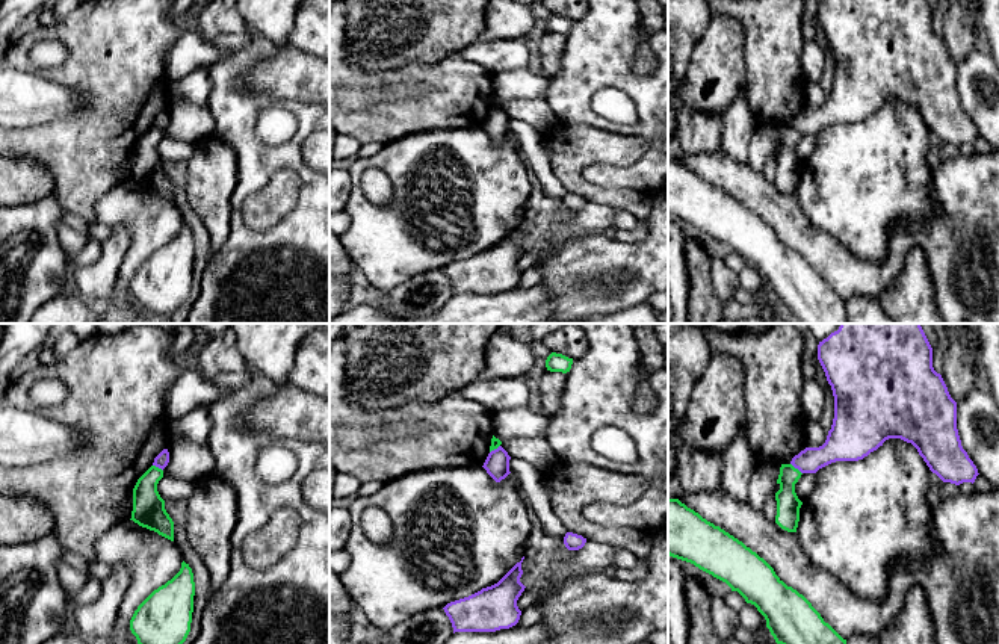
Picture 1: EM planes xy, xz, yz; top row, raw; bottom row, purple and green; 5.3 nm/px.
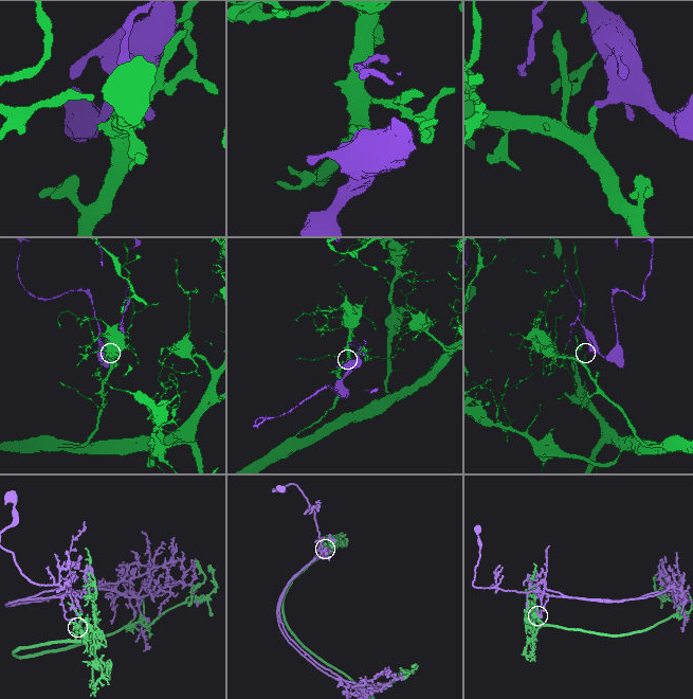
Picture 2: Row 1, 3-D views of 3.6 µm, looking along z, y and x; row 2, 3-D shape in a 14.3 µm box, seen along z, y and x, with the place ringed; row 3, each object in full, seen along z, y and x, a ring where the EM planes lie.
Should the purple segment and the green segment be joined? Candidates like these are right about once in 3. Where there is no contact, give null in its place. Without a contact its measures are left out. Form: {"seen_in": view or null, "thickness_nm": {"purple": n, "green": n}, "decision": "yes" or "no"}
{"seen_in": "yz", "thickness_nm": {"purple": 150, "green": 130}, "decision": "no"}

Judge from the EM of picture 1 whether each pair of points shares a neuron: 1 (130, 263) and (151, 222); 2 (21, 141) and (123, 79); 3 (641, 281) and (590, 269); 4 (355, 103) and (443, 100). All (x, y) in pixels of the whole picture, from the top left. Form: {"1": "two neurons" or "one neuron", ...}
{"1": "one neuron", "2": "one neuron", "3": "one neuron", "4": "two neurons"}

